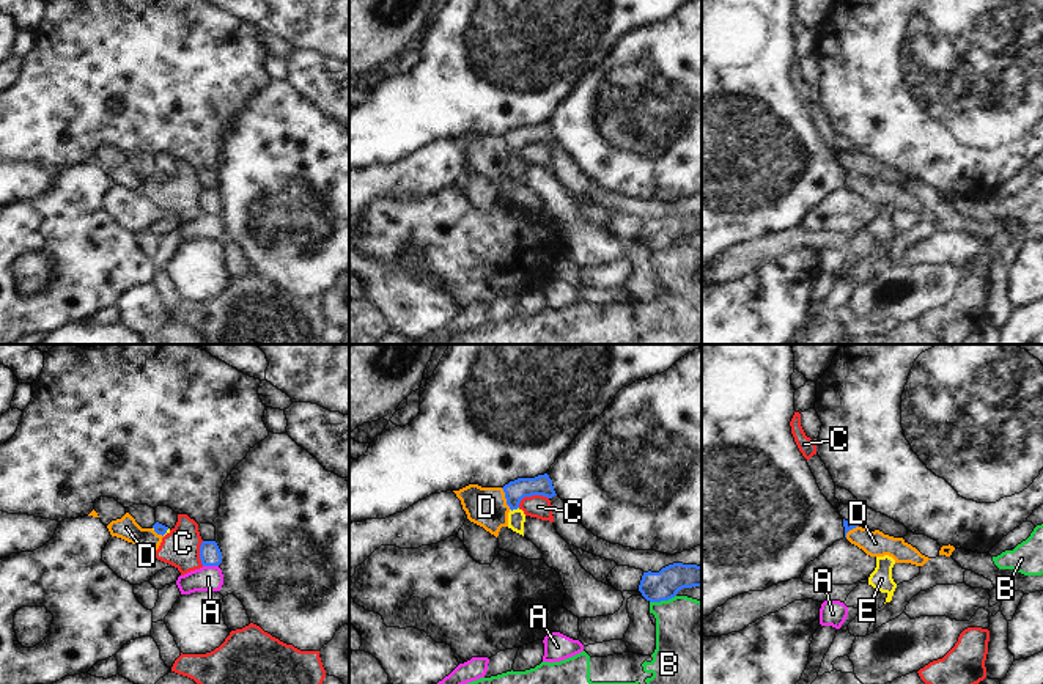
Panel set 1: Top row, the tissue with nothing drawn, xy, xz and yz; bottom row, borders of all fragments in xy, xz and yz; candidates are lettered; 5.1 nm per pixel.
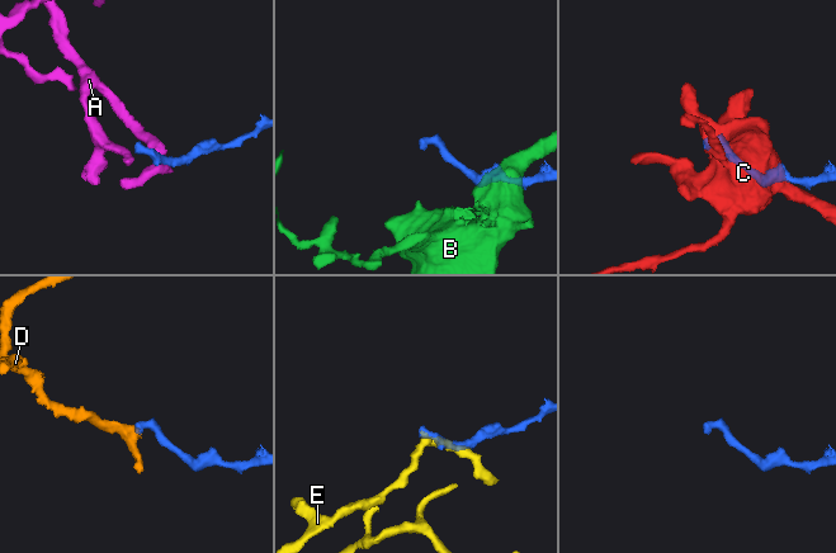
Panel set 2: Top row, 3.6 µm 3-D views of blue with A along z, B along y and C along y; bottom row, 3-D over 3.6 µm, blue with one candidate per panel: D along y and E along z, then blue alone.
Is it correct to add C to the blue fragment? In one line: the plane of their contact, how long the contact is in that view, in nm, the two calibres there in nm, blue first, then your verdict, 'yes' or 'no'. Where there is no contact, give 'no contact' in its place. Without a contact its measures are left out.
meets blue in xz; contact 170 nm long; 110 nm thick on the blue side, 120 nm on the other; no

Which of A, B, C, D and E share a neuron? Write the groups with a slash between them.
A / B / C D / E

